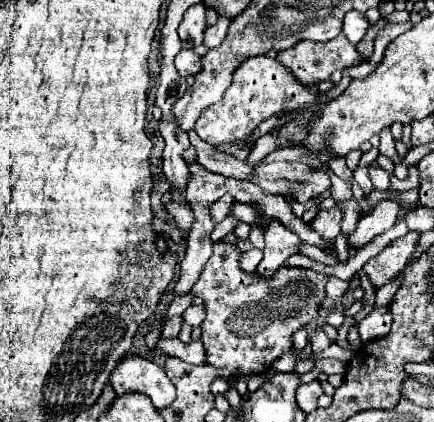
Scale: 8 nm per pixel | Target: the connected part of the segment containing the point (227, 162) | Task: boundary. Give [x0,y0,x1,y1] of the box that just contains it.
[188,130,252,180]

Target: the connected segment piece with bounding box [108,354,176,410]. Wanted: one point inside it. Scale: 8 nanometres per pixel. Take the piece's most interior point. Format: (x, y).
(135, 374)

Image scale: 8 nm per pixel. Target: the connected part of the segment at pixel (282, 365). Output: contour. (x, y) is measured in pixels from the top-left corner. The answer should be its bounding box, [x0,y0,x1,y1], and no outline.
[273,350,296,372]

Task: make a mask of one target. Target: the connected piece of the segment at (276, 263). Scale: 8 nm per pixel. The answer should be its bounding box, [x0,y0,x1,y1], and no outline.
[256,220,304,278]

